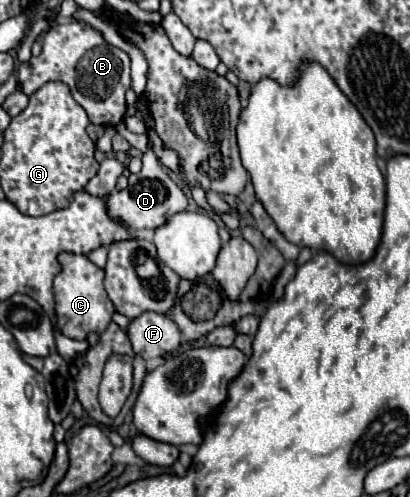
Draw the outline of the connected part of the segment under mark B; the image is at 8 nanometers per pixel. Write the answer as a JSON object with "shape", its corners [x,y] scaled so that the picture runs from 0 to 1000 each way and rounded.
{"shape":[[[200,44],[127,48],[102,80],[102,105],[44,137],[44,165],[54,185],[83,189],[122,161],[161,165],[185,205],[210,221],[224,249],[278,254],[302,237],[302,185],[317,177],[317,117],[302,101],[268,93],[229,56]]]}

